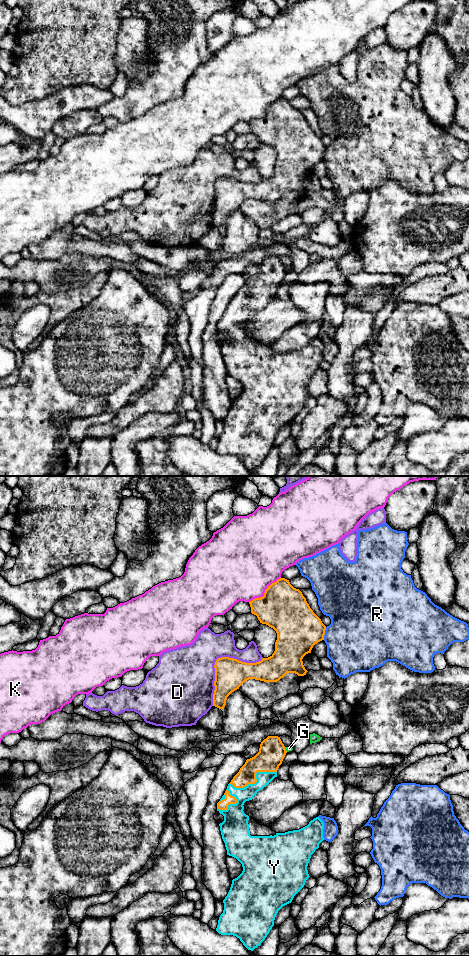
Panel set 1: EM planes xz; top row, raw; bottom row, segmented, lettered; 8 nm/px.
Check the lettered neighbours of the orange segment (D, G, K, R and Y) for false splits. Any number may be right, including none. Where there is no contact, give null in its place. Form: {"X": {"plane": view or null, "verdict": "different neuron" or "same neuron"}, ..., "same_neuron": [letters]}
{"D": {"plane": "xz", "verdict": "different neuron"}, "G": {"plane": "xz", "verdict": "different neuron"}, "K": {"plane": "xz", "verdict": "different neuron"}, "R": {"plane": "xz", "verdict": "different neuron"}, "Y": {"plane": "xz", "verdict": "same neuron"}, "same_neuron": ["Y"]}

